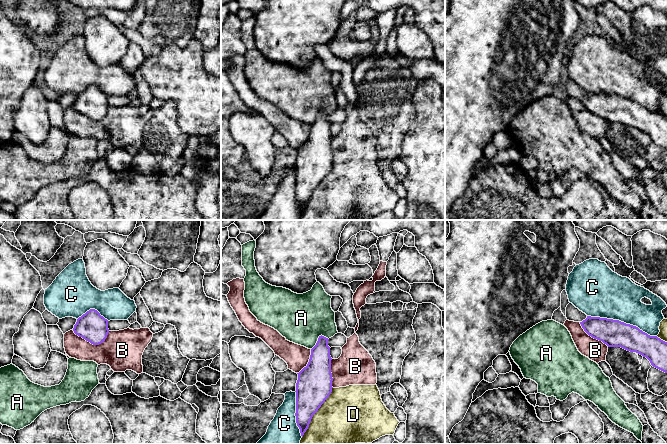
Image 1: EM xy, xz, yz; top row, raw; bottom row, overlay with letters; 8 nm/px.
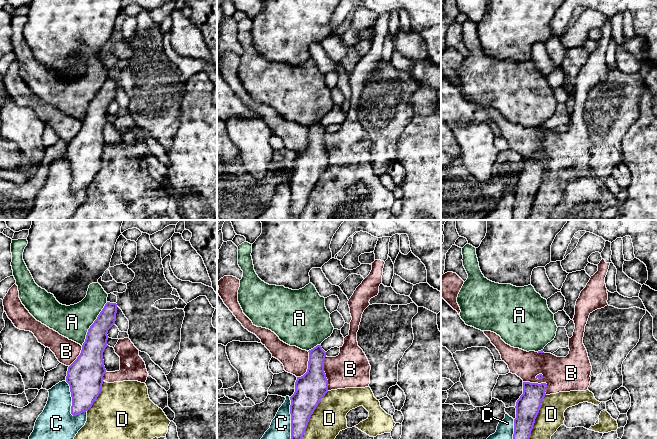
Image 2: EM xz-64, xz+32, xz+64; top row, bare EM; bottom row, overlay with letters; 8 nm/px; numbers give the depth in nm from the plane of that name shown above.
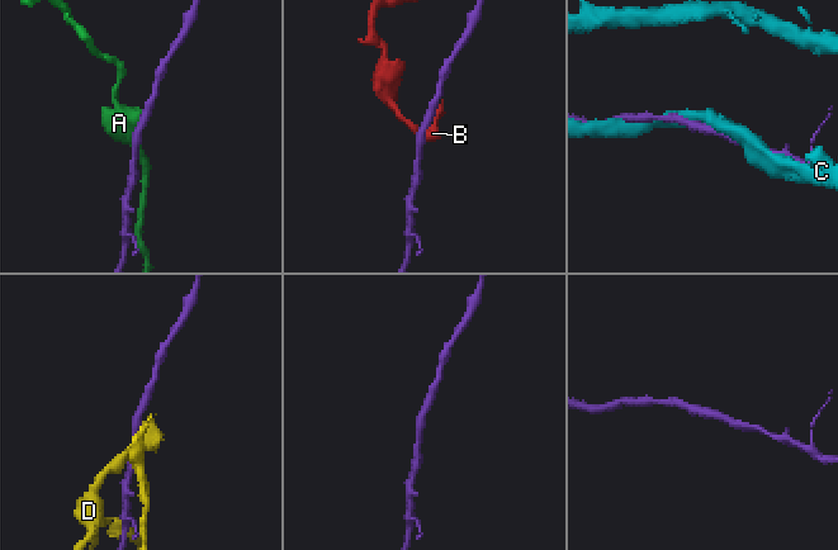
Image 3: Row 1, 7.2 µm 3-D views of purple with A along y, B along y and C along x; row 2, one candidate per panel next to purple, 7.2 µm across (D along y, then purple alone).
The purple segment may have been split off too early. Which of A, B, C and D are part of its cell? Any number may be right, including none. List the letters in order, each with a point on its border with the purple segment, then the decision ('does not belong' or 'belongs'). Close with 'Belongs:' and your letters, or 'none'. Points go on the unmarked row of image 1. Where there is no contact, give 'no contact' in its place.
A: meets purple in xz at (318, 115); does not belong
B: meets purple in xy at (92, 119); does not belong
C: meets purple in yz at (622, 98); does not belong
D: meets purple in xz at (316, 187); does not belong
Belongs: none

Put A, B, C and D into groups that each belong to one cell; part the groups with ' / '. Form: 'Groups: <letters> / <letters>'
Groups: A / B D / C

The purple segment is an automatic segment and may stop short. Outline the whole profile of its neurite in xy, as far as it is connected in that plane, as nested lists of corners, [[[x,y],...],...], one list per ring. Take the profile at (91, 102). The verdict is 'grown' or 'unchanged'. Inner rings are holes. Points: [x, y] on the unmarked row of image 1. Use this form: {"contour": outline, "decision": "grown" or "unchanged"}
{"contour": [[[90,85],[77,95],[73,107],[91,120],[99,121],[105,117],[109,109],[108,96],[97,86]]], "decision": "unchanged"}

